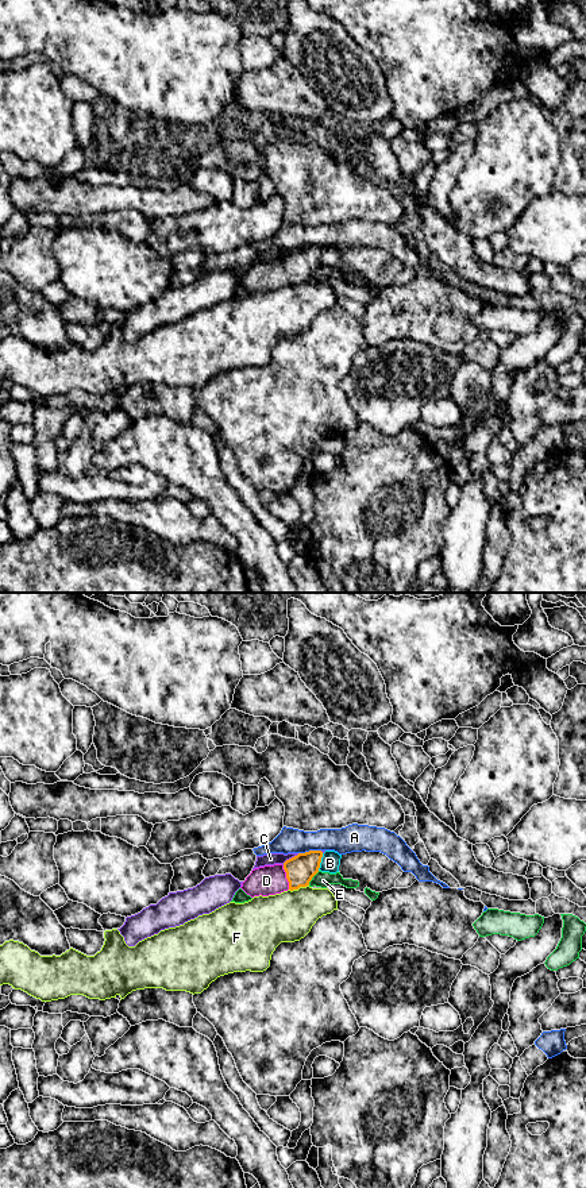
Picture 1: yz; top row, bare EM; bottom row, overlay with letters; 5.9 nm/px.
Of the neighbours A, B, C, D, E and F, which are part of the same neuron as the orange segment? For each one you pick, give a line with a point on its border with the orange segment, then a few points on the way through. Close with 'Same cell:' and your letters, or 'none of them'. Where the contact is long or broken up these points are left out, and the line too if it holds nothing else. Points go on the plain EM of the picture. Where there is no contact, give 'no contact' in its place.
D: contact yz (286, 273); way yz (300, 265), (286, 273), (266, 276)
Same cell: D

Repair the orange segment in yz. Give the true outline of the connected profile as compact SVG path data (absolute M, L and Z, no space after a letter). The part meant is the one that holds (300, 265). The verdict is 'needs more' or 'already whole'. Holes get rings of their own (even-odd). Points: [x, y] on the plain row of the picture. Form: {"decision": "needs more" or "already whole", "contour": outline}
{"decision": "needs more", "contour": "M309 246L298 248L284 259L255 263L242 278L240 284L254 293L307 282L312 273L319 267L321 252L321 246Z"}

